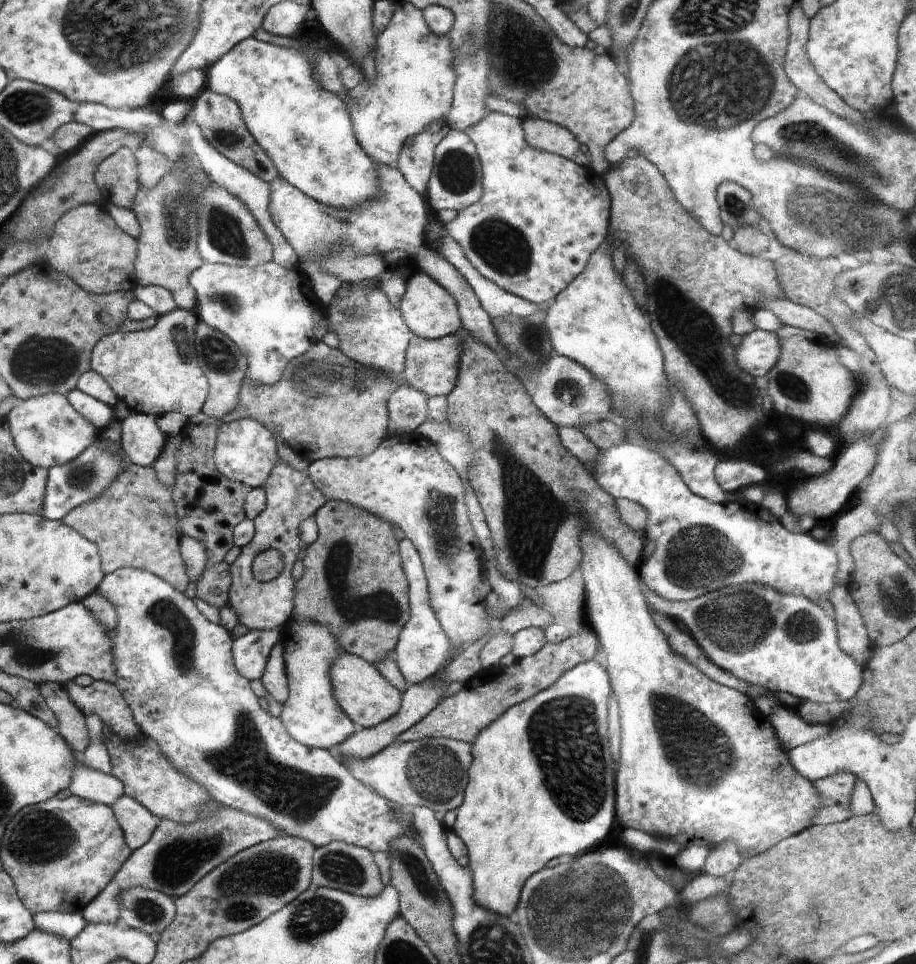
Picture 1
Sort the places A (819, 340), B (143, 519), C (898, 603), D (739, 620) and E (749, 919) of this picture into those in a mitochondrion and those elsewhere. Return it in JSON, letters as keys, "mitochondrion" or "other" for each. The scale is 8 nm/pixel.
{"A":"other","B":"other","C":"mitochondrion","D":"mitochondrion","E":"other"}

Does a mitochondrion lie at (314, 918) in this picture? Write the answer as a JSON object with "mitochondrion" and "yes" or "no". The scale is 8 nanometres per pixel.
{"mitochondrion":"yes"}

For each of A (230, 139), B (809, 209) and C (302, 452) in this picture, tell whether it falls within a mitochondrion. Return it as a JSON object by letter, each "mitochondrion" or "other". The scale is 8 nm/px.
{"A":"mitochondrion","B":"mitochondrion","C":"other"}

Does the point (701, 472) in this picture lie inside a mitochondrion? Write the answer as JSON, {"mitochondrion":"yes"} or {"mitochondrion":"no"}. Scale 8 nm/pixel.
{"mitochondrion":"no"}

